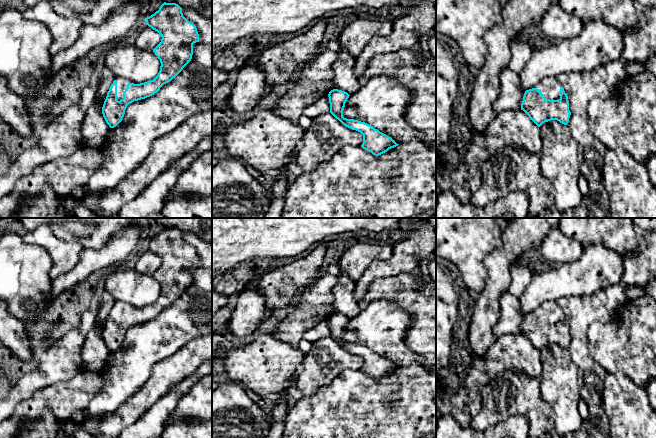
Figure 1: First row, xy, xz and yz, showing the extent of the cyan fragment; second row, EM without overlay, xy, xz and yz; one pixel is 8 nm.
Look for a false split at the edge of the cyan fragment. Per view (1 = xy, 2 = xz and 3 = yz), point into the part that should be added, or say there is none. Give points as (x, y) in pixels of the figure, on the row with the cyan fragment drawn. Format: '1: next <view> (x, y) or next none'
1: next xy (122, 82)
2: next none
3: next yz (550, 86)

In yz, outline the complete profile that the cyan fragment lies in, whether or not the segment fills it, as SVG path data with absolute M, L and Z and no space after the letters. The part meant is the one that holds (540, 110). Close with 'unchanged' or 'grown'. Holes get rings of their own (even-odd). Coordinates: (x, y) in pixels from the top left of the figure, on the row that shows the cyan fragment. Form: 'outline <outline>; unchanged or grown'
outline M546 77L534 88L526 90L521 110L538 127L551 120L567 125L571 115L568 96L556 77Z; grown

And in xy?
outline M164 2L158 11L146 18L146 24L162 37L153 49L161 63L160 71L153 80L140 84L115 77L102 107L103 117L110 128L122 121L130 103L154 95L175 78L191 61L193 44L199 42L196 26L183 16L182 8L176 3Z; grown

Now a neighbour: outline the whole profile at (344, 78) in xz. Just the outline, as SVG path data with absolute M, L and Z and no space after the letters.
M340 47L338 58L332 64L334 80L332 90L342 90L351 95L359 89L360 84L353 71L355 64L356 59L346 49Z

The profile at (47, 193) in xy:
M46 185L38 195L29 196L12 218L65 218L65 214L60 198Z

